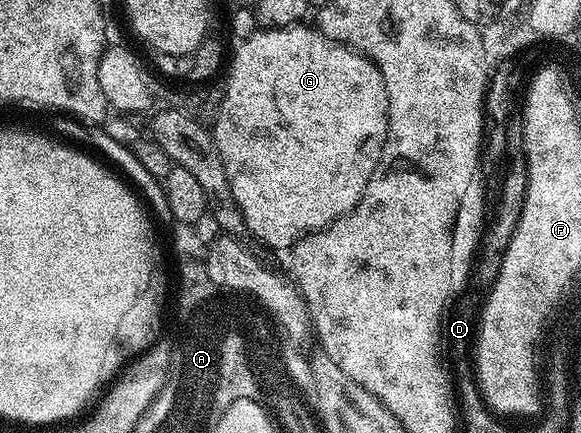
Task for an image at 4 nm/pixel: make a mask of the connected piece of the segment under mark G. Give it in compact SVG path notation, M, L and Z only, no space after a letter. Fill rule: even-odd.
M309 23L293 24L287 28L264 28L253 32L247 40L237 45L234 57L229 57L230 77L224 83L222 105L218 111L216 122L212 125L212 135L216 150L223 160L224 170L227 172L228 184L231 187L232 198L243 215L245 231L255 236L259 245L268 248L292 248L297 240L311 236L322 228L351 212L360 202L372 174L382 157L382 147L386 141L387 111L385 94L386 82L382 71L362 52L349 48L346 44L337 44L329 40L317 27Z

